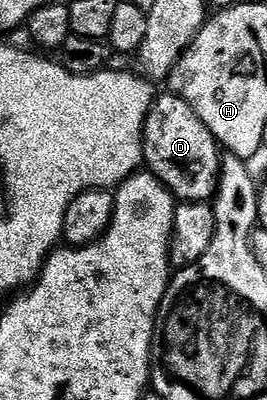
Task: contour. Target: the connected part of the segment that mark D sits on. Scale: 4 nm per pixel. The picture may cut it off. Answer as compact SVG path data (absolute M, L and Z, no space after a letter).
M171 91L153 100L144 121L141 141L145 168L181 202L209 202L220 173L220 145L193 108Z

